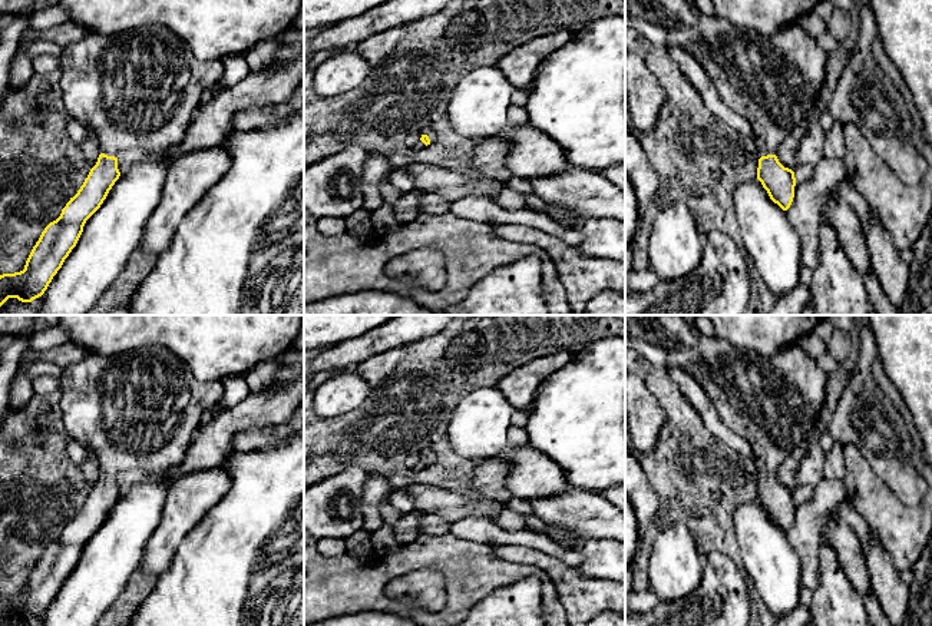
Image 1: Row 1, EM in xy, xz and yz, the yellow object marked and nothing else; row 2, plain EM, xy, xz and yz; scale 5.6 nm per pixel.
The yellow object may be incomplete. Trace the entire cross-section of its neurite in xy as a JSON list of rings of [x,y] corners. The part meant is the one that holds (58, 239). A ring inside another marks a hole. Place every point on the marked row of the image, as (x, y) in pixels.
[[[156,24],[116,34],[90,32],[82,40],[63,47],[59,70],[63,107],[69,117],[75,117],[96,133],[100,142],[100,155],[77,193],[62,209],[60,216],[42,232],[26,261],[24,269],[0,275],[0,307],[9,298],[32,302],[44,294],[53,276],[76,246],[86,221],[100,208],[109,191],[119,179],[118,153],[125,149],[165,153],[169,149],[178,148],[196,113],[204,90],[219,80],[222,73],[222,60],[199,60],[182,37],[168,27]]]

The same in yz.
[[[625,0],[625,27],[634,29],[651,44],[683,47],[690,52],[715,83],[723,102],[736,113],[743,116],[753,127],[753,139],[759,150],[757,179],[767,191],[770,199],[783,211],[787,211],[794,198],[794,172],[784,168],[776,152],[787,133],[803,119],[809,109],[819,99],[820,89],[826,79],[827,53],[817,44],[802,26],[793,23],[773,34],[761,34],[736,27],[721,16],[703,14],[688,0]]]

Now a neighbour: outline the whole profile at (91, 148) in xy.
[[[93,130],[89,132],[87,138],[80,145],[80,152],[90,166],[96,165],[100,155],[100,142]]]

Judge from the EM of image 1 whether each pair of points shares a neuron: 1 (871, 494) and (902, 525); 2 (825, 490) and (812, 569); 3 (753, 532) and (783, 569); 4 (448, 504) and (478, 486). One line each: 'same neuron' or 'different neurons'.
1: same neuron
2: same neuron
3: same neuron
4: different neurons

